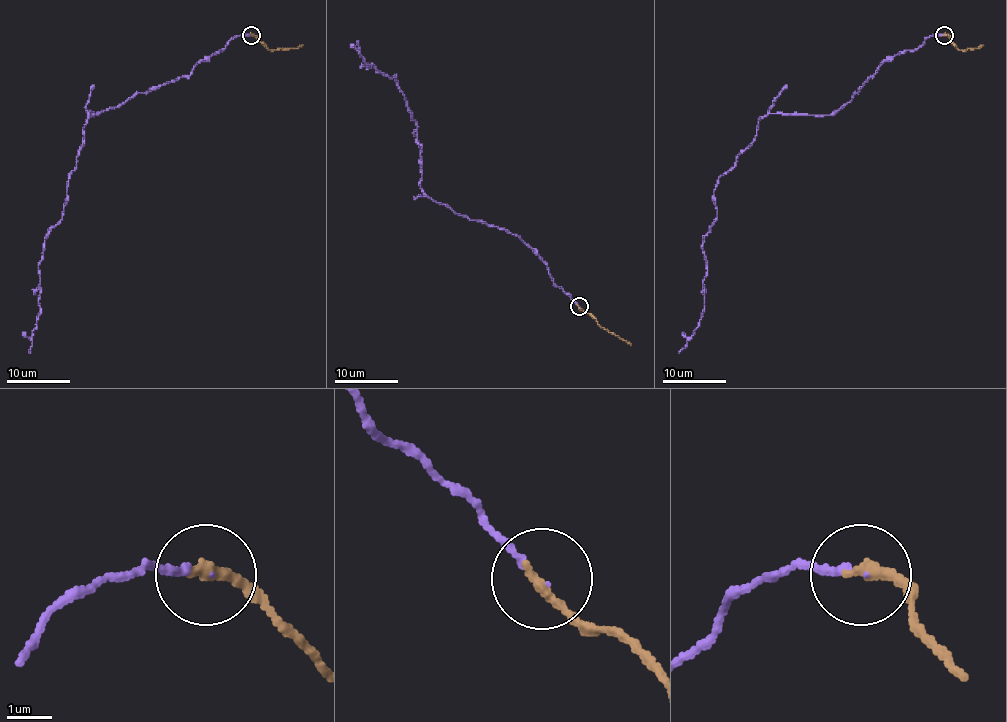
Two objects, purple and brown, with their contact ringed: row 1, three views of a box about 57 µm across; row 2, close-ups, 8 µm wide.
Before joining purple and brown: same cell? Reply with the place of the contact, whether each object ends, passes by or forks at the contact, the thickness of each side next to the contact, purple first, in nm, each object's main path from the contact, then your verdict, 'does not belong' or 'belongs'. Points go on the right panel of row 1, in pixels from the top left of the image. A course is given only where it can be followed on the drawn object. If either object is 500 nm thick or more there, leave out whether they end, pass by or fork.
place (944, 35); purple ends; brown ends; calibres 110 and 280 nm; course purple (945, 36), (890, 56), (829, 115), (758, 121), (714, 191), (717, 218), (702, 240), (704, 311), (679, 353); course brown (943, 36), (961, 50), (983, 45); belongs

